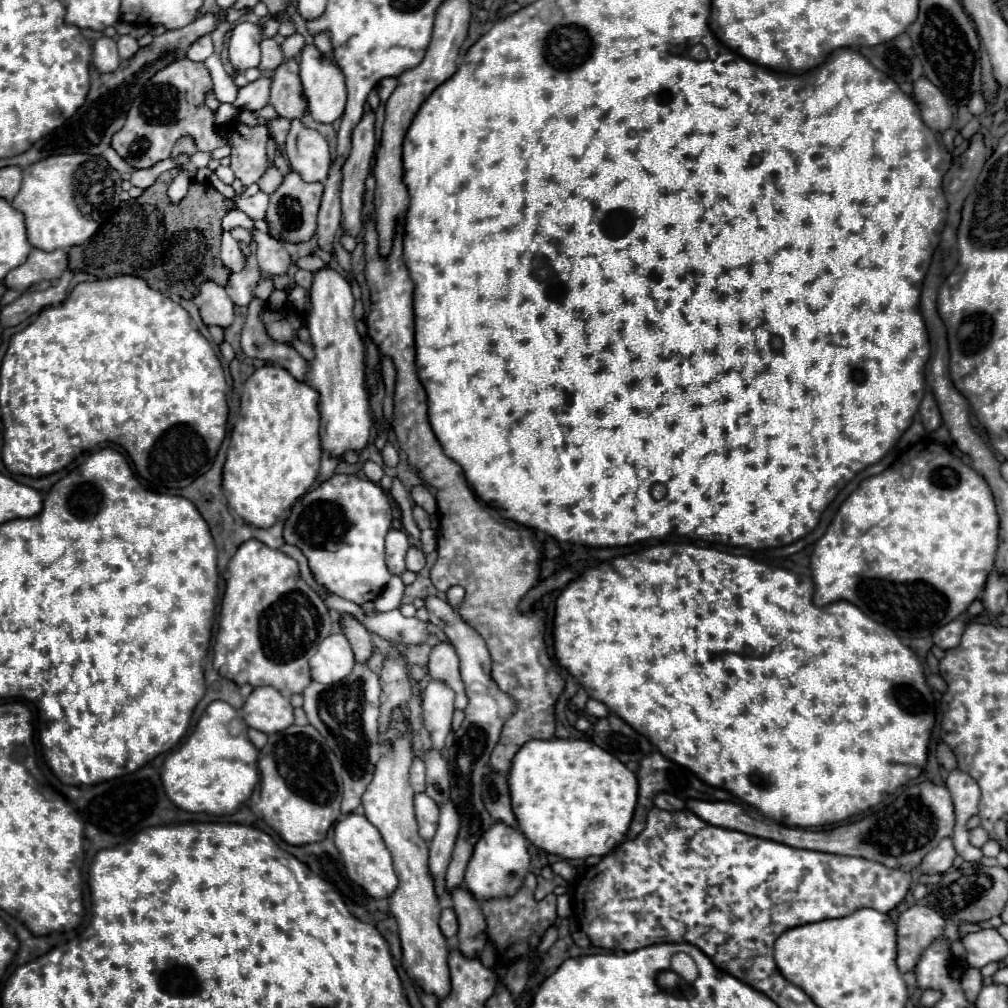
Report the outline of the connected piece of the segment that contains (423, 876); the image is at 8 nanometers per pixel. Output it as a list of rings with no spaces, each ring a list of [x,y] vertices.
[[[410,734],[396,740],[392,750],[386,750],[374,770],[374,778],[368,790],[362,796],[362,806],[366,810],[366,818],[380,830],[386,848],[394,860],[394,872],[398,876],[398,888],[390,896],[390,912],[396,918],[404,960],[402,966],[414,984],[426,992],[434,994],[438,1000],[450,992],[450,976],[448,976],[448,946],[446,938],[438,928],[440,920],[440,902],[434,890],[434,878],[428,868],[428,844],[420,838],[416,818],[414,818],[414,790],[408,784],[408,770],[414,758],[412,754],[412,738]]]

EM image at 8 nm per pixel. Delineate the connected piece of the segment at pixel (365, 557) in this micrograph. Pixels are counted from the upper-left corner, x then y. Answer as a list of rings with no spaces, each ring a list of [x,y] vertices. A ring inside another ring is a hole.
[[[334,474],[292,506],[284,518],[284,542],[302,550],[316,582],[330,594],[362,606],[376,600],[392,578],[384,562],[384,538],[390,526],[392,504],[376,482]]]

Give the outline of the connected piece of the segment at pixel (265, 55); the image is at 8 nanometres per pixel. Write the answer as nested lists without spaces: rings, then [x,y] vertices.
[[[272,38],[262,40],[260,46],[262,46],[262,62],[260,62],[258,68],[262,68],[262,72],[274,70],[274,68],[278,68],[278,64],[284,62],[284,54],[282,54],[280,46]]]

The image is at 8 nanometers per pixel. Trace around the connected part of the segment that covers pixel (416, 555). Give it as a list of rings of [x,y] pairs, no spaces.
[[[410,548],[408,554],[406,554],[406,566],[410,572],[420,572],[424,566],[426,566],[426,556],[420,548]]]

